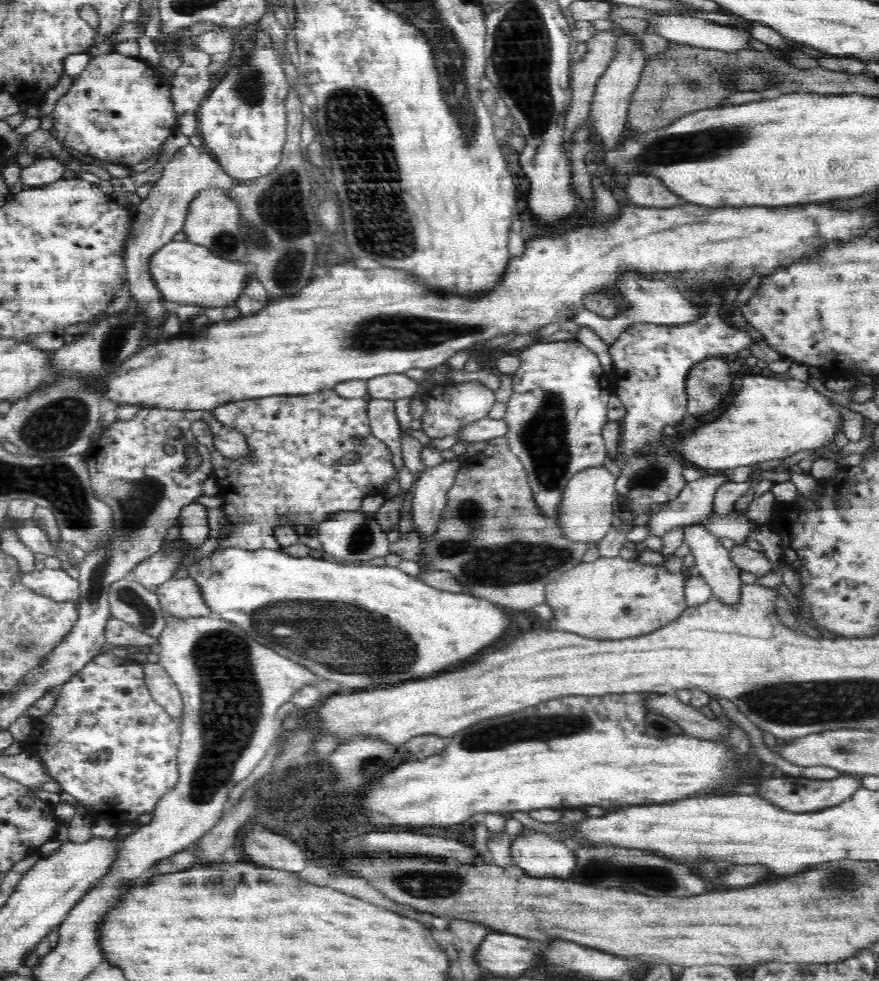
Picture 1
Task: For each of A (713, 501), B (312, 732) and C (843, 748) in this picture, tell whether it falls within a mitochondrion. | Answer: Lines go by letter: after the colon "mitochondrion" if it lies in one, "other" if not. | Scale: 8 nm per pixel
A: other
B: other
C: mitochondrion

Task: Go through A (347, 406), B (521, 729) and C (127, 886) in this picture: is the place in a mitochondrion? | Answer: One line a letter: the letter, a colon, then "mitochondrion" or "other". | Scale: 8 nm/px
A: other
B: mitochondrion
C: other

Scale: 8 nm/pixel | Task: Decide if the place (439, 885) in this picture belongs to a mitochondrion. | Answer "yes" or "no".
yes

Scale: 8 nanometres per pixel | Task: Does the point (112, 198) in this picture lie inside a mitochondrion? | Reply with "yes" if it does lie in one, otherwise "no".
no

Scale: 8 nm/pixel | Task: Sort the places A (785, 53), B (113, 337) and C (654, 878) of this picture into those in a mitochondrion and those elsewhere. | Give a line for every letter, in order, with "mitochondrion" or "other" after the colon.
A: other
B: mitochondrion
C: mitochondrion

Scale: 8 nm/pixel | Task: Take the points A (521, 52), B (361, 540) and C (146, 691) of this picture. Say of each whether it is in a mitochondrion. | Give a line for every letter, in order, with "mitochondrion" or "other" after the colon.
A: mitochondrion
B: mitochondrion
C: other

